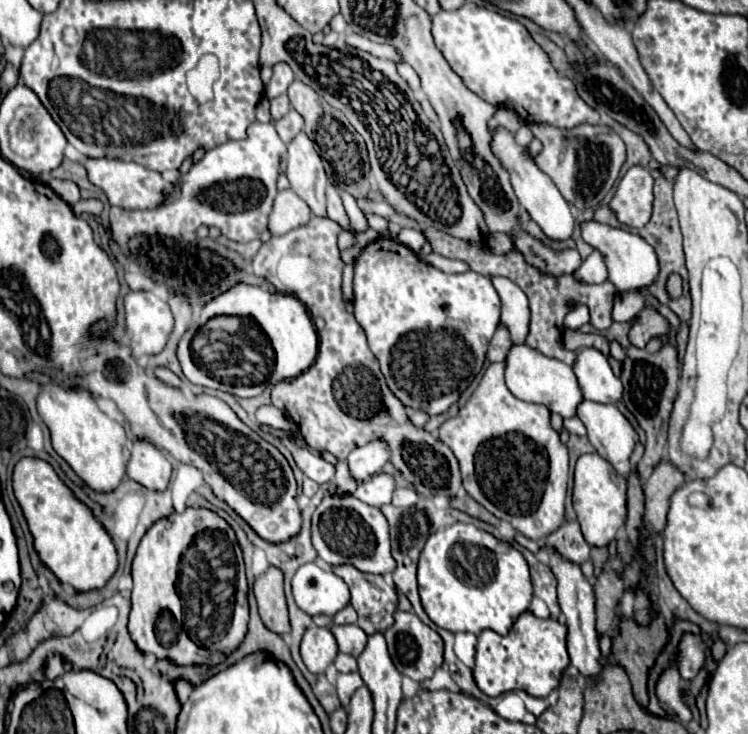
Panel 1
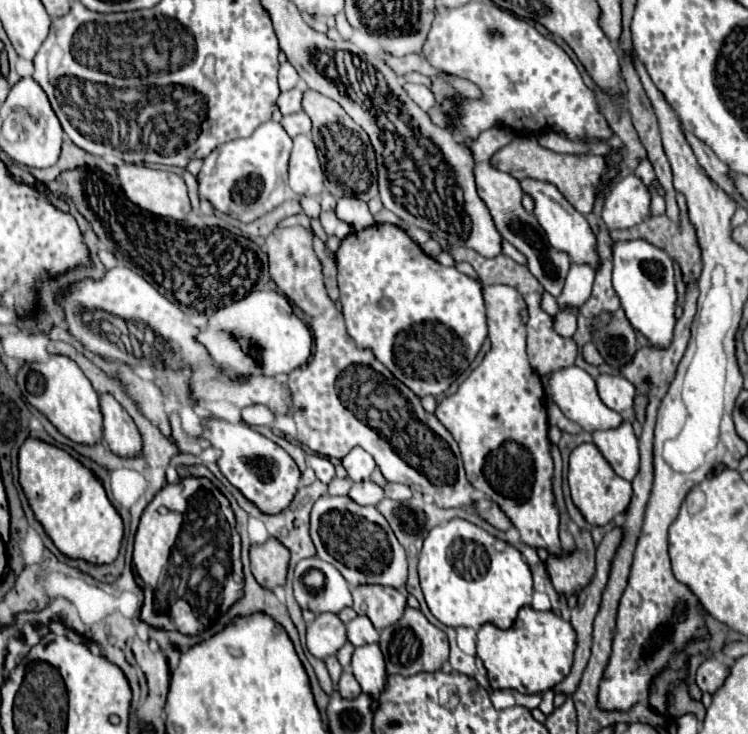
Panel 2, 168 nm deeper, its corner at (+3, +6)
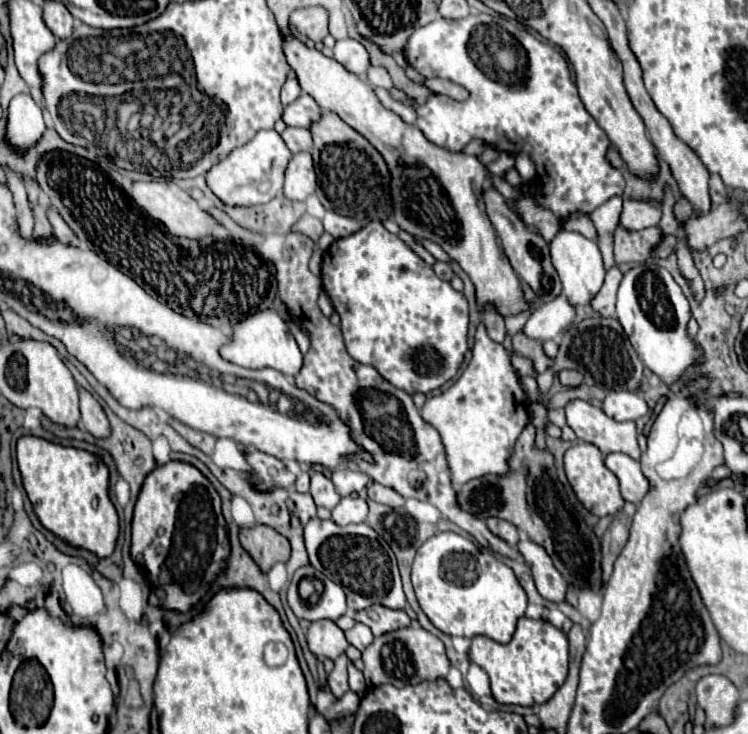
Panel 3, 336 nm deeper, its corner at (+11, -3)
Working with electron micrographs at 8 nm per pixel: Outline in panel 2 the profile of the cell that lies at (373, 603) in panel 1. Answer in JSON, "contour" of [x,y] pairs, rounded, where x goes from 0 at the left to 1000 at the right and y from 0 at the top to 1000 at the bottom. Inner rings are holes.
{"contour":[[[507,796],[472,798],[469,809],[472,809],[472,831],[477,837],[491,839],[504,861],[509,861],[515,853],[528,850],[536,842],[544,820],[544,812],[539,807]]]}

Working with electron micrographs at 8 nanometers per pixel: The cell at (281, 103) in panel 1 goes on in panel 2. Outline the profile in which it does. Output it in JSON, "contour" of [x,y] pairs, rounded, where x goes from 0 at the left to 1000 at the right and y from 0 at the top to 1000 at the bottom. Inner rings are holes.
{"contour":[[[392,120],[386,125],[376,125],[370,134],[370,144],[376,150],[376,155],[392,155],[402,150],[402,120]]]}

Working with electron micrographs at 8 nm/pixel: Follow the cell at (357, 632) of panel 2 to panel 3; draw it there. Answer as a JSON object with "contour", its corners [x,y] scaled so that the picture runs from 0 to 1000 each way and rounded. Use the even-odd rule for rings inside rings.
{"contour":[[[475,849],[472,857],[461,860],[461,868],[469,879],[475,879],[480,887],[488,887],[488,881],[493,881],[499,876],[499,862],[491,851],[485,849]]]}

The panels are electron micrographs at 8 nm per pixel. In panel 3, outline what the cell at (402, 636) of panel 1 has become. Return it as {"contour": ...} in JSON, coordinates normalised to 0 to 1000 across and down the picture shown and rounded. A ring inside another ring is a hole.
{"contour":[[[541,854],[523,862],[515,862],[504,868],[488,887],[485,887],[485,920],[491,928],[491,936],[499,933],[528,933],[528,936],[544,936],[557,933],[563,928],[582,928],[590,922],[598,922],[600,917],[600,898],[595,892],[595,879],[587,868],[576,865],[566,854]]]}

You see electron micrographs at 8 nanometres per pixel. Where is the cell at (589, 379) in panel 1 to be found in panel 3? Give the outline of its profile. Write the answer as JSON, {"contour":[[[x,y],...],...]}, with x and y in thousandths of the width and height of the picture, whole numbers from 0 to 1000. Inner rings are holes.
{"contour":[[[817,533],[806,546],[806,560],[822,574],[852,574],[868,563],[868,552],[852,535]]]}

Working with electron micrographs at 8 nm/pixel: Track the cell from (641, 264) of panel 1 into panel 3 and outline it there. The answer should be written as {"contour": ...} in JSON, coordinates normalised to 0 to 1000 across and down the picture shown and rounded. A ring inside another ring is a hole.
{"contour":[[[862,358],[862,361],[852,361],[841,372],[836,372],[836,377],[828,388],[828,396],[825,396],[825,435],[833,443],[854,489],[889,525],[900,525],[921,503],[929,503],[940,495],[937,470],[926,459],[921,459],[921,454],[918,454],[918,440],[924,435],[924,416],[921,416],[913,394],[902,386],[902,380],[897,377],[897,372],[889,364]],[[878,399],[889,399],[889,405],[897,410],[897,418],[902,424],[902,446],[900,448],[884,448],[868,432],[870,429],[868,424],[873,424],[873,418],[878,413],[876,410]]]}

